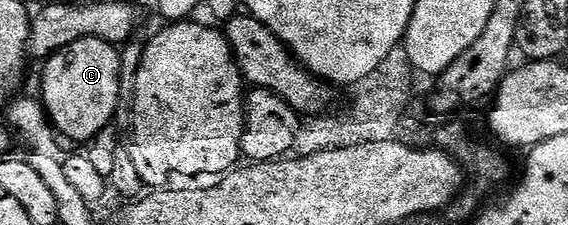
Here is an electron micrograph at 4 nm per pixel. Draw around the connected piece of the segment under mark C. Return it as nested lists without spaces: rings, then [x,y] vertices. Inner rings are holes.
[[[84,36],[81,40],[70,42],[64,48],[57,48],[43,61],[44,77],[40,80],[40,92],[44,109],[53,128],[65,141],[95,141],[104,127],[111,125],[118,106],[120,86],[120,53],[117,45],[97,36]]]

